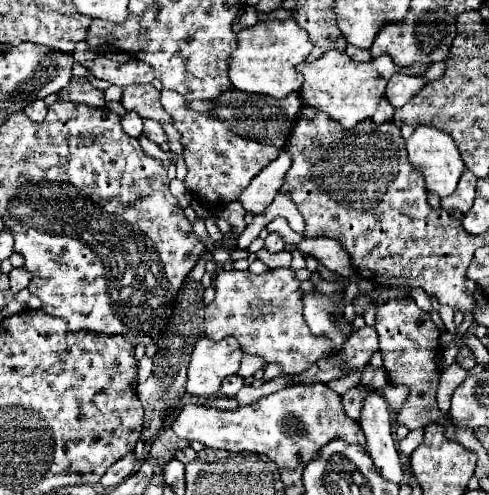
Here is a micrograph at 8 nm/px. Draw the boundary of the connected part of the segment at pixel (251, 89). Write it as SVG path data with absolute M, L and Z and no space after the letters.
M293 17L285 21L257 21L253 27L241 29L237 33L237 49L231 53L231 63L227 67L229 81L235 89L245 93L261 93L275 99L285 99L285 95L301 89L301 75L295 65L303 63L311 53L313 45L307 33L297 25Z

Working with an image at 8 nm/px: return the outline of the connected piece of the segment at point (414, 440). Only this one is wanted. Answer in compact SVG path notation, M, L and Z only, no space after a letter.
M423 429L411 431L403 441L397 443L397 449L399 449L399 453L403 453L405 457L409 457L409 455L413 453L413 449L415 449L421 441L423 441Z

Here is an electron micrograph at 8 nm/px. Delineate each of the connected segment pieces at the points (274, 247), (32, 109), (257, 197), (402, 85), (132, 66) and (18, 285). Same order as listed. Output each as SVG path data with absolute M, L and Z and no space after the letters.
M269 233L267 239L265 239L265 249L267 249L269 253L279 253L279 251L283 251L283 249L285 249L283 237L277 235L277 233Z
M39 99L39 101L33 101L29 107L25 107L23 113L25 113L31 121L41 123L41 121L45 119L45 115L47 115L47 107L45 107L45 103Z
M281 149L279 157L275 161L271 161L251 183L249 187L239 195L239 201L243 205L245 211L251 213L261 213L265 211L267 205L271 205L273 197L279 193L283 177L287 173L287 169L291 167L291 159L289 159L289 151Z
M393 73L393 77L387 83L387 91L385 97L389 99L389 103L393 103L393 107L403 107L405 103L409 103L413 99L413 95L417 95L429 81L425 77L407 77L401 73Z
M101 57L101 59L93 61L89 65L89 69L99 79L105 79L119 87L129 87L135 83L151 83L155 79L153 69L147 63L135 61L135 59L127 61L127 63L117 63L117 61L109 61L109 59Z
M19 267L19 269L13 269L9 273L9 279L11 279L11 293L19 293L21 289L27 289L29 287L29 281L31 281L31 273L25 269L25 267Z

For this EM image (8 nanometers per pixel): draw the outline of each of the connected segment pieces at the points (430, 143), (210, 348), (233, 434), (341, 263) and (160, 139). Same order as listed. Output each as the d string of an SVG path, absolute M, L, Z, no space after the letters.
M421 125L407 139L407 153L409 153L411 167L423 175L427 193L435 193L437 197L443 199L455 191L461 171L465 169L465 163L457 151L457 145L453 145L453 139L449 139L449 135L437 131L435 127Z
M229 337L221 341L199 339L187 373L187 395L189 397L215 397L221 381L227 375L235 375L241 363L243 351L239 343Z
M323 383L291 385L237 409L213 409L189 403L179 411L173 431L179 437L189 441L197 439L213 449L263 453L277 469L297 469L297 465L313 461L333 439L343 439L345 443L355 443L365 449L365 435L359 423L345 415L341 397Z
M329 237L310 238L299 242L297 246L299 251L319 259L327 269L331 269L343 277L353 275L349 255L335 239Z
M145 119L143 135L147 135L147 139L149 139L149 141L153 141L153 143L157 143L157 145L163 145L163 143L167 143L167 141L169 141L169 139L167 139L167 135L165 135L165 131L163 131L163 127L161 127L161 123L151 121L151 119Z

